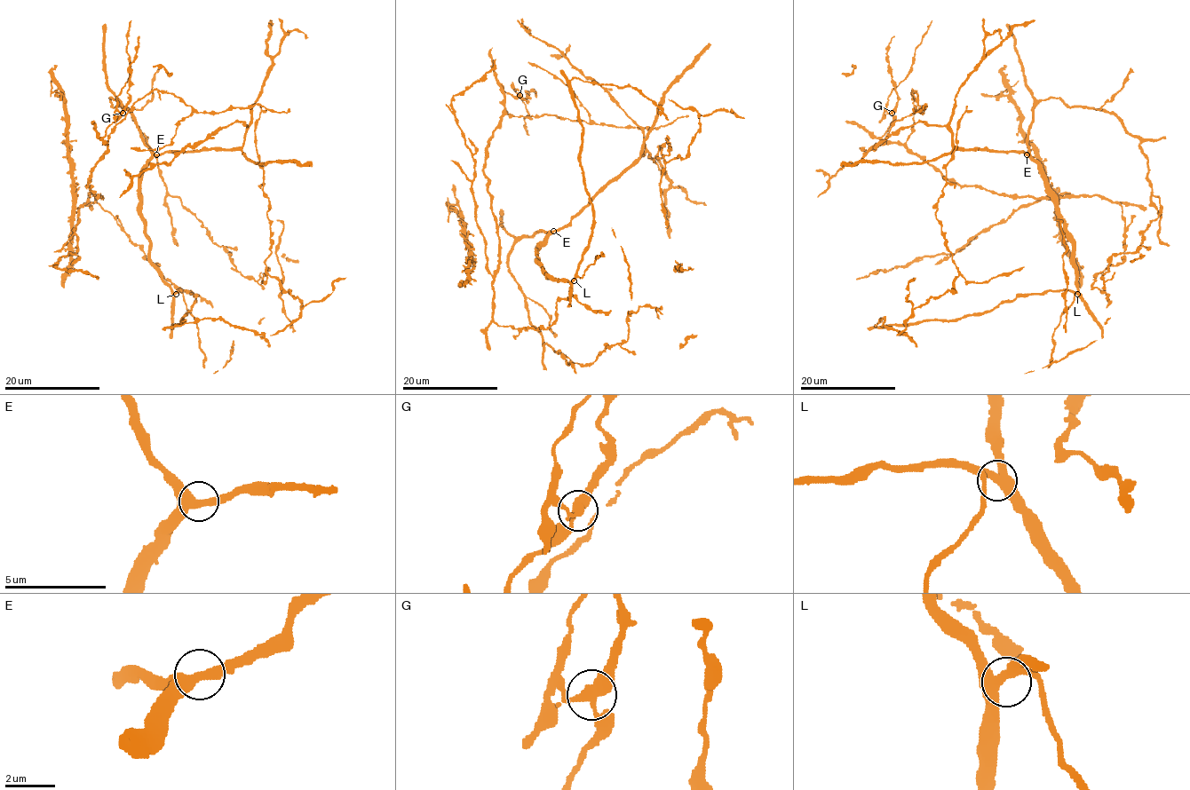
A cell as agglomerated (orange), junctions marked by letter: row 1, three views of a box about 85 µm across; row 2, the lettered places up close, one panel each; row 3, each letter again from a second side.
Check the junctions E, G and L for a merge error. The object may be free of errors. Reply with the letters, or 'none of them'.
G

